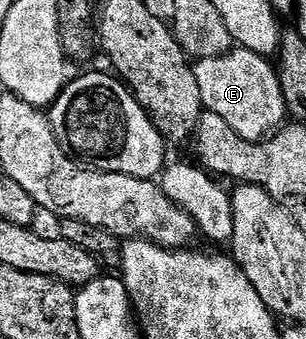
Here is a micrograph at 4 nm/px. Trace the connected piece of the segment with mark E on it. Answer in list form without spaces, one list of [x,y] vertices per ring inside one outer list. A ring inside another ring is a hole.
[[[232,48],[228,54],[216,58],[198,59],[194,68],[204,107],[210,113],[221,116],[221,120],[225,120],[237,136],[250,142],[262,142],[288,121],[278,69],[257,52]]]

